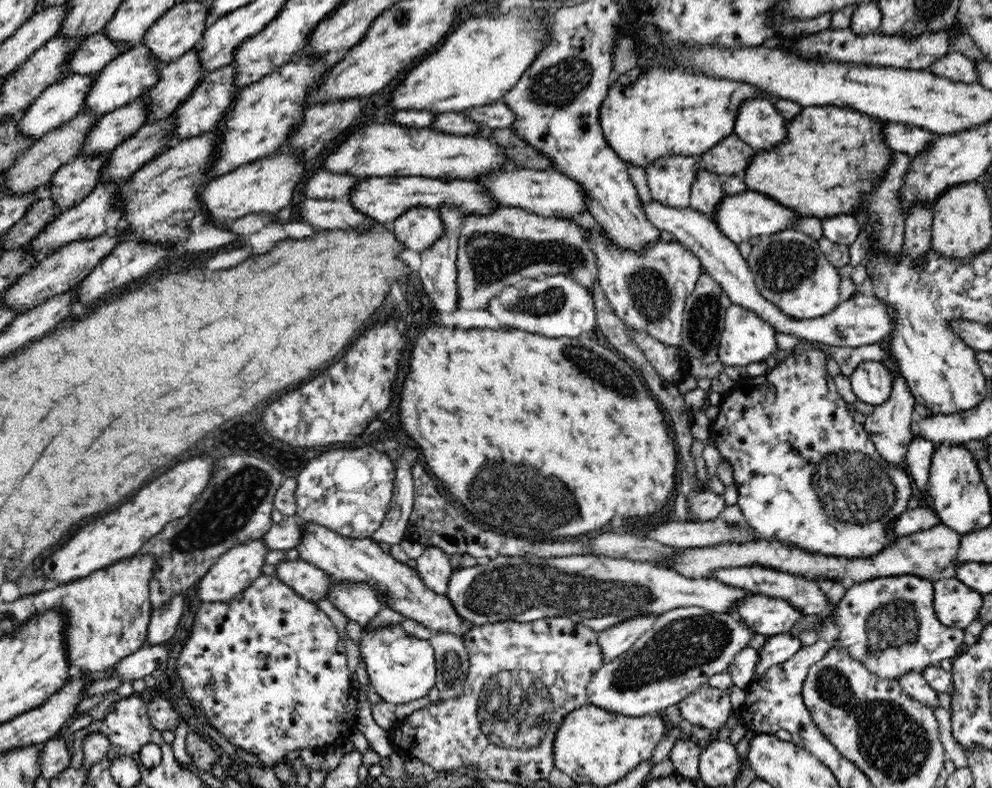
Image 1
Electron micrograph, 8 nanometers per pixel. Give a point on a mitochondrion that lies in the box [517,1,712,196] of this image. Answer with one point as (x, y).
(562, 82)

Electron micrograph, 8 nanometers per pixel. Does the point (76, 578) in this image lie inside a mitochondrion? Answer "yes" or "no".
no

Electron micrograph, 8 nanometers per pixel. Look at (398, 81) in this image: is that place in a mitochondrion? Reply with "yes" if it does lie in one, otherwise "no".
no

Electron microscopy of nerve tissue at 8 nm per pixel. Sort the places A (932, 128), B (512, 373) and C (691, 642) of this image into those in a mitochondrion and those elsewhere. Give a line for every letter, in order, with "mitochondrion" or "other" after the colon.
A: other
B: other
C: mitochondrion

